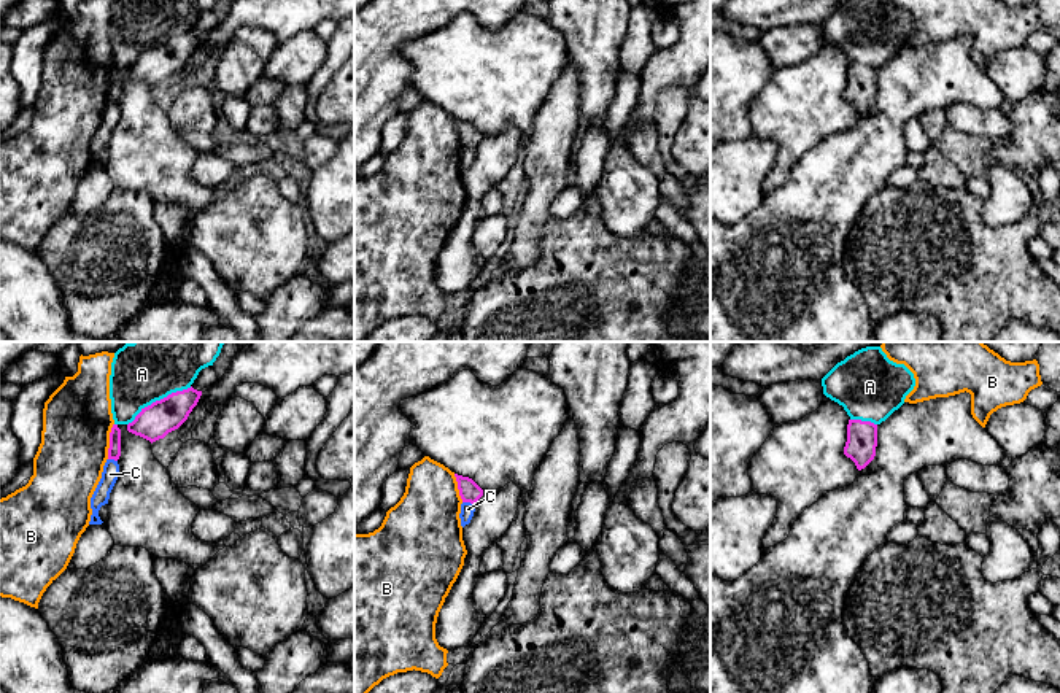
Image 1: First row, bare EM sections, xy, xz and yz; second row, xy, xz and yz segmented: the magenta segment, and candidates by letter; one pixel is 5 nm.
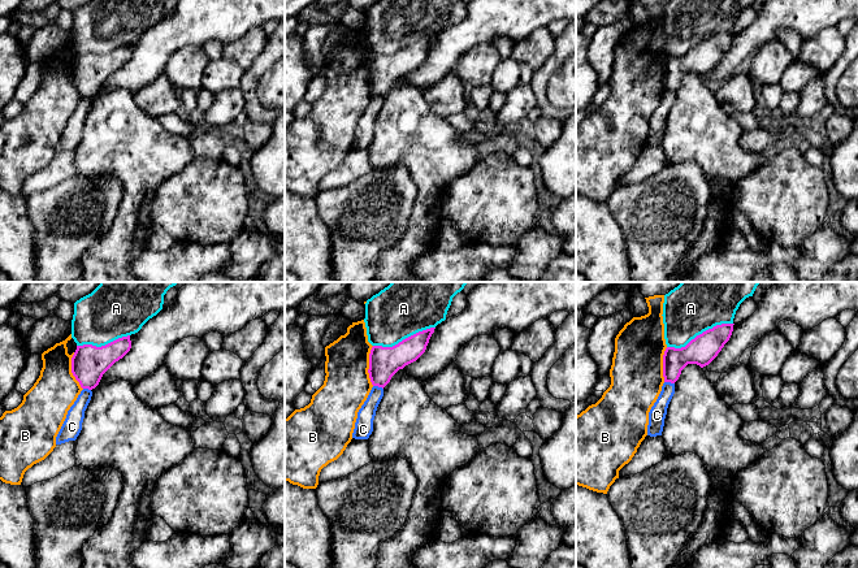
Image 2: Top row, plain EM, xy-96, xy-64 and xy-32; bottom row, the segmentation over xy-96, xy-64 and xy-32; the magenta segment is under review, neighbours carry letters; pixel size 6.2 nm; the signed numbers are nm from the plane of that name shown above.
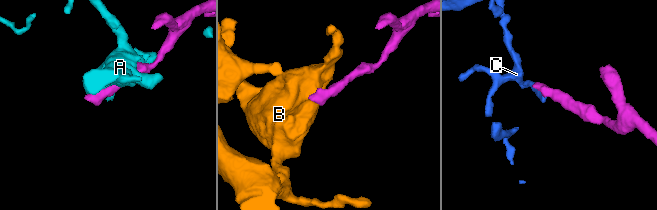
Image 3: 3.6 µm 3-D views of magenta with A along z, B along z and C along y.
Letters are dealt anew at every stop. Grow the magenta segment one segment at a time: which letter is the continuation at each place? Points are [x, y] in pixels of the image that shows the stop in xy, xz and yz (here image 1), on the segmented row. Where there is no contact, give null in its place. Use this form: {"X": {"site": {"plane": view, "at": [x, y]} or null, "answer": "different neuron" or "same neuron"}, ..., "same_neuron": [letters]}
{"A": {"site": {"plane": "xy", "at": [161, 399]}, "answer": "different neuron"}, "B": {"site": {"plane": "xy", "at": [110, 441]}, "answer": "different neuron"}, "C": {"site": {"plane": "xz", "at": [469, 501]}, "answer": "different neuron"}, "same_neuron": []}

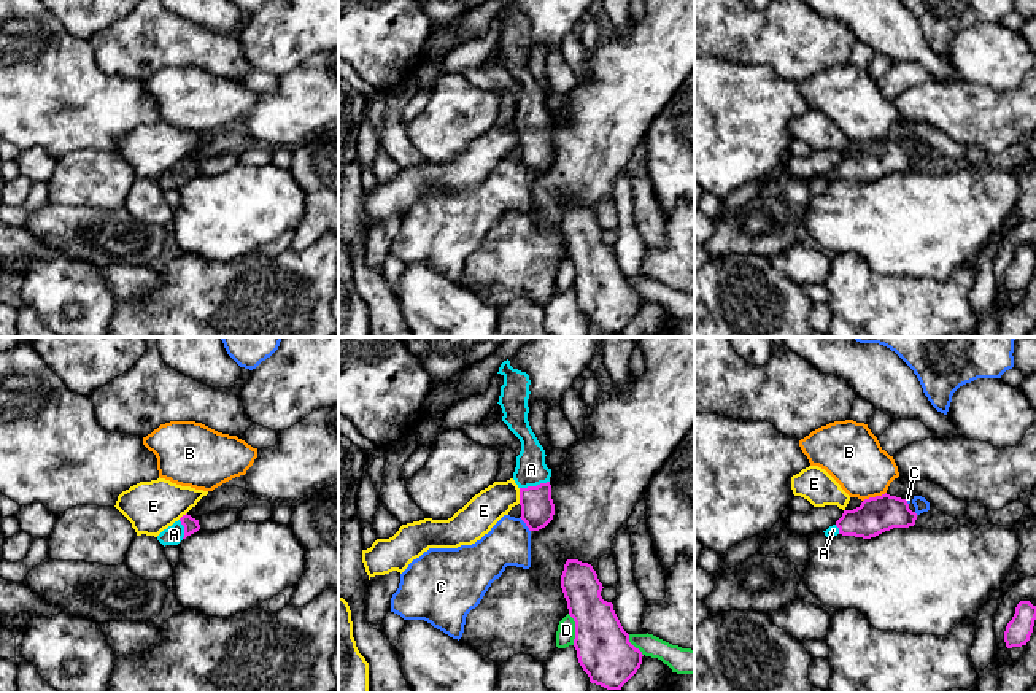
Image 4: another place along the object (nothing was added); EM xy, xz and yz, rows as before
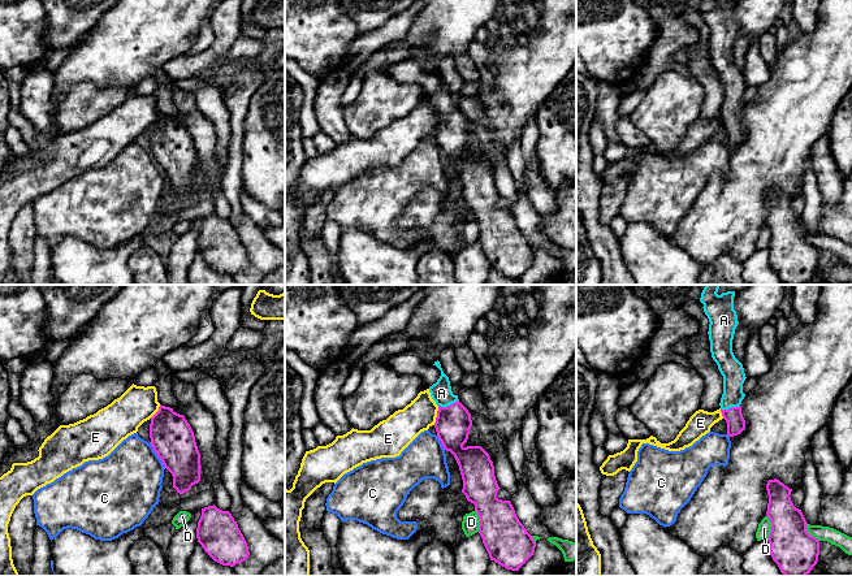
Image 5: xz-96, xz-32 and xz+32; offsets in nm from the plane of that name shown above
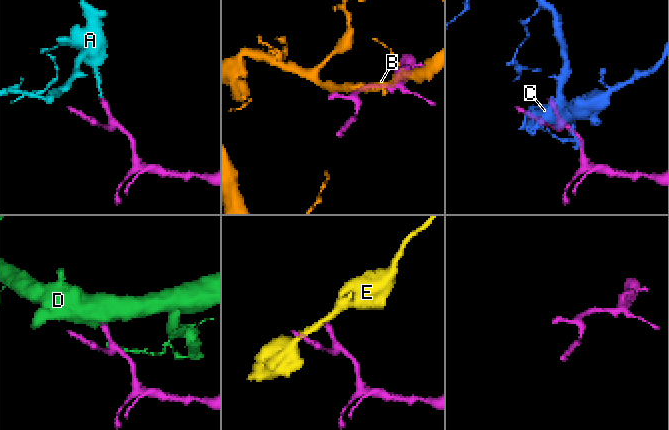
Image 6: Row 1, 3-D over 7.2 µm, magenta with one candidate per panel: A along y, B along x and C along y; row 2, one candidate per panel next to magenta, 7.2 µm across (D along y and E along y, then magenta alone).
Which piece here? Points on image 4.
{"A": {"site": {"plane": "xz", "at": [534, 487]}, "answer": "same neuron"}, "B": {"site": {"plane": "yz", "at": [876, 496]}, "answer": "different neuron"}, "C": {"site": {"plane": "xz", "at": [526, 525]}, "answer": "different neuron"}, "D": {"site": {"plane": "xz", "at": [575, 630]}, "answer": "different neuron"}, "E": {"site": {"plane": "xz", "at": [520, 496]}, "answer": "different neuron"}, "same_neuron": ["A"]}

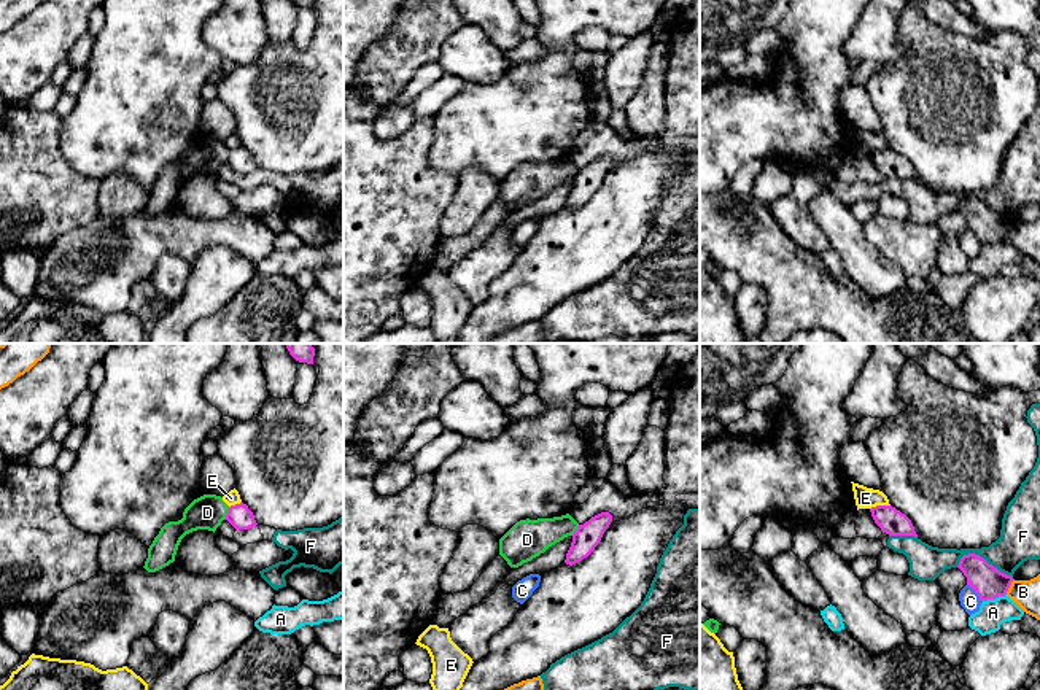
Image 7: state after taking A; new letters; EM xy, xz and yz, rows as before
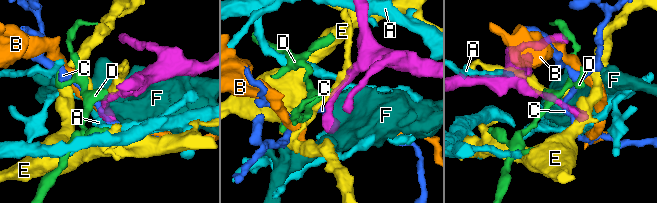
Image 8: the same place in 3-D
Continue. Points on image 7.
{"A": {"site": {"plane": "yz", "at": [994, 598]}, "answer": "different neuron"}, "B": {"site": {"plane": "yz", "at": [1008, 587]}, "answer": "different neuron"}, "C": {"site": {"plane": "yz", "at": [975, 592]}, "answer": "different neuron"}, "D": {"site": {"plane": "xy", "at": [228, 514]}, "answer": "different neuron"}, "E": {"site": {"plane": "yz", "at": [880, 506]}, "answer": "different neuron"}, "F": {"site": {"plane": "yz", "at": [983, 558]}, "answer": "different neuron"}, "same_neuron": []}

